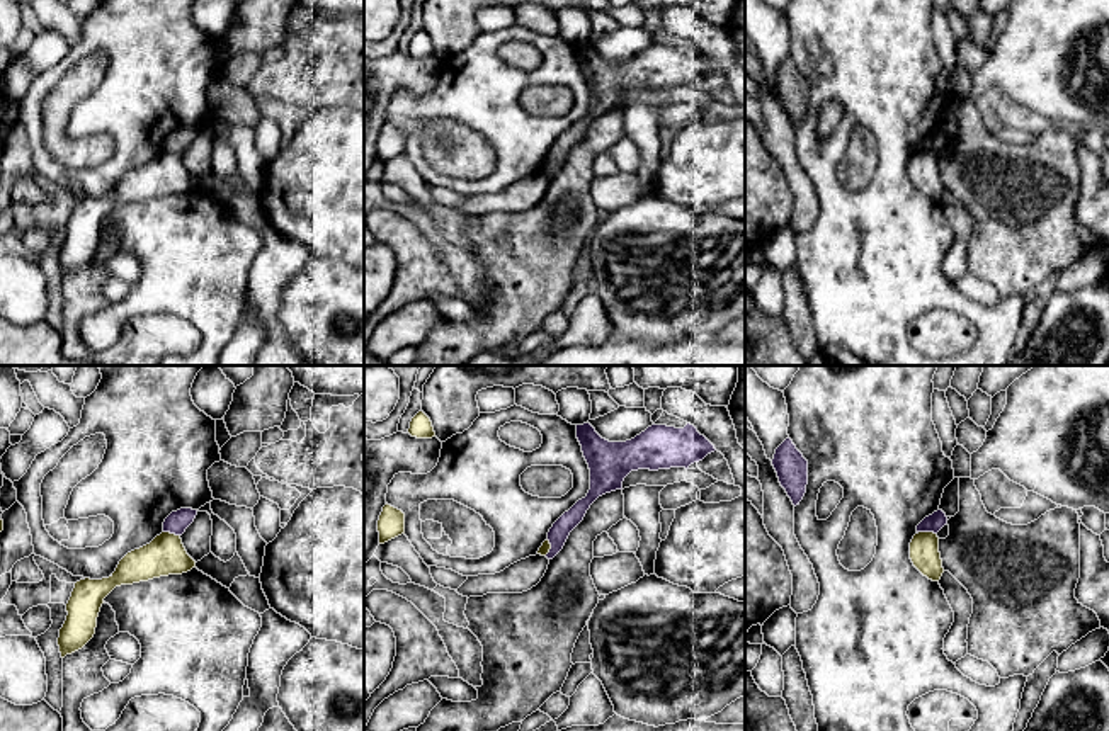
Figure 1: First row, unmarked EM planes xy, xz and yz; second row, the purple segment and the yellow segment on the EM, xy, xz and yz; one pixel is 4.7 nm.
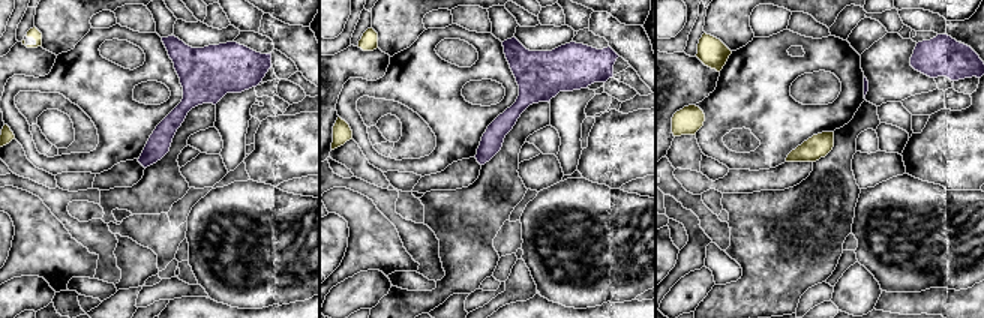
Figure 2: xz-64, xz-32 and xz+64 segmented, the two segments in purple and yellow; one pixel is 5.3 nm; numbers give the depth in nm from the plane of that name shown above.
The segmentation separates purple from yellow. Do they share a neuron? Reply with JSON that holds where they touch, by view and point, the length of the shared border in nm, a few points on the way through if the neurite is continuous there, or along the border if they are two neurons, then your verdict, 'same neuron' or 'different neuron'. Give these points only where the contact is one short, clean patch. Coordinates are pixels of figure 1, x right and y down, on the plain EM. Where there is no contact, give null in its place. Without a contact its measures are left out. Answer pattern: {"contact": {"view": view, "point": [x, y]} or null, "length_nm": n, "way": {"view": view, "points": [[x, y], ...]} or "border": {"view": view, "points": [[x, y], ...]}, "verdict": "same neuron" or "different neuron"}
{"contact": {"view": "yz", "point": [927, 150]}, "length_nm": 90, "border": {"view": "yz", "points": [[919, 150], [932, 150], [936, 153]]}, "verdict": "different neuron"}

